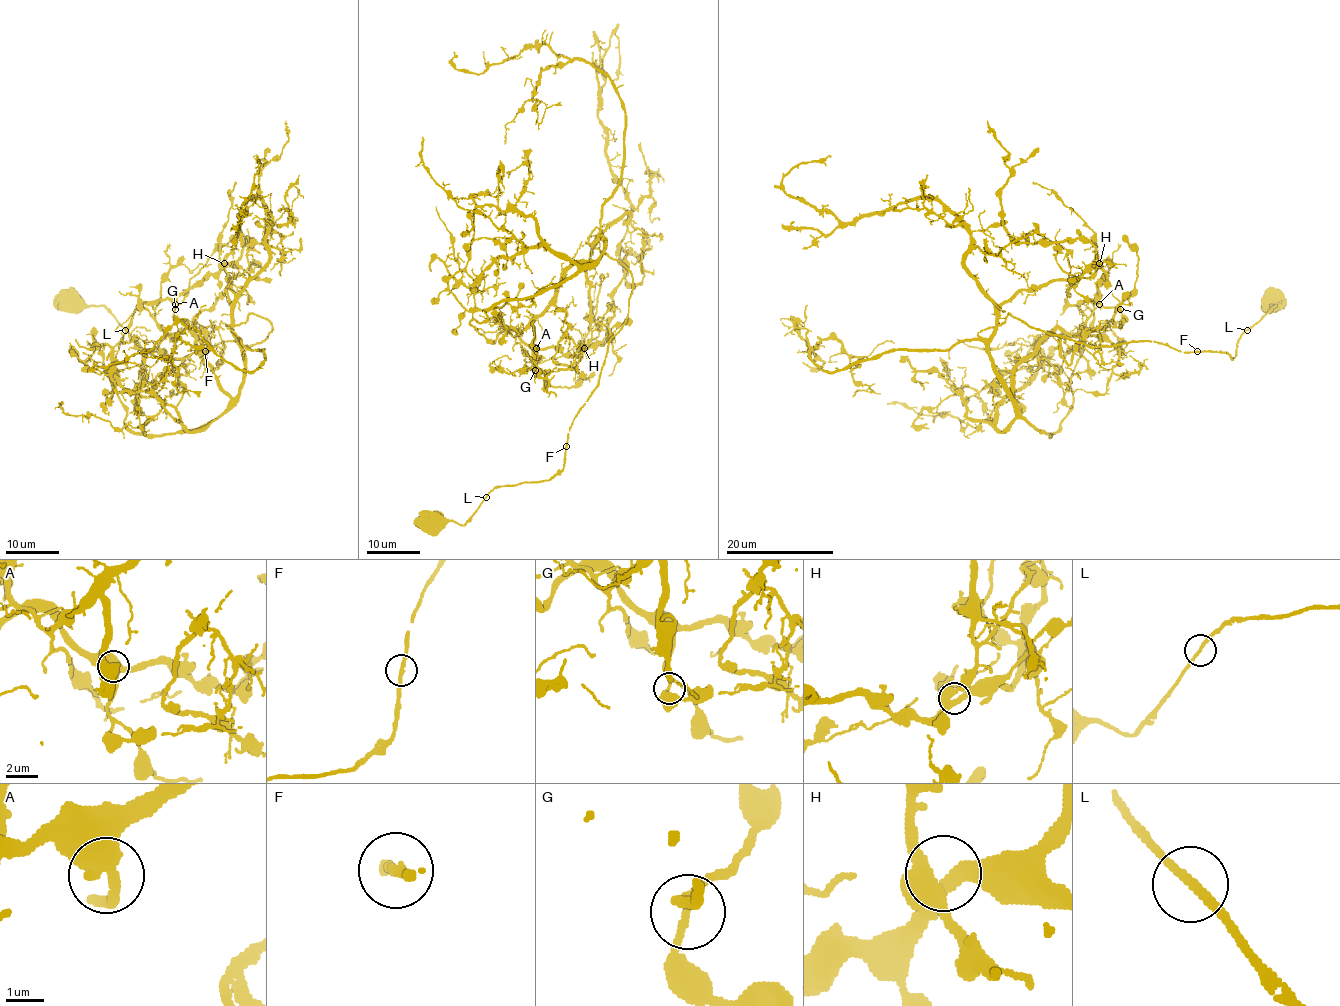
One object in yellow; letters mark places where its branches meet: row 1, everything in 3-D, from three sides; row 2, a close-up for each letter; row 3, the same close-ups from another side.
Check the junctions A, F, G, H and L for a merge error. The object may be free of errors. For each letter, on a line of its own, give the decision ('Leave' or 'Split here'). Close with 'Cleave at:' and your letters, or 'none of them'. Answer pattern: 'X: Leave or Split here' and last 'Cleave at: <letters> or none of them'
A: Leave
F: Leave
G: Leave
H: Leave
L: Leave
Cleave at: none of them

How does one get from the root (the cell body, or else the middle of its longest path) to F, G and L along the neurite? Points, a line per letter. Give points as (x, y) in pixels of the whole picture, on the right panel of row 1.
F: (1269, 301), (1268, 305), (1274, 305), (1241, 336), (1231, 360), (1225, 352), (1197, 352)
G: (1269, 301), (1231, 360), (997, 322), (1021, 290), (1098, 269), (1100, 302), (1120, 309)
L: (1269, 301), (1268, 305), (1274, 305), (1248, 330)

